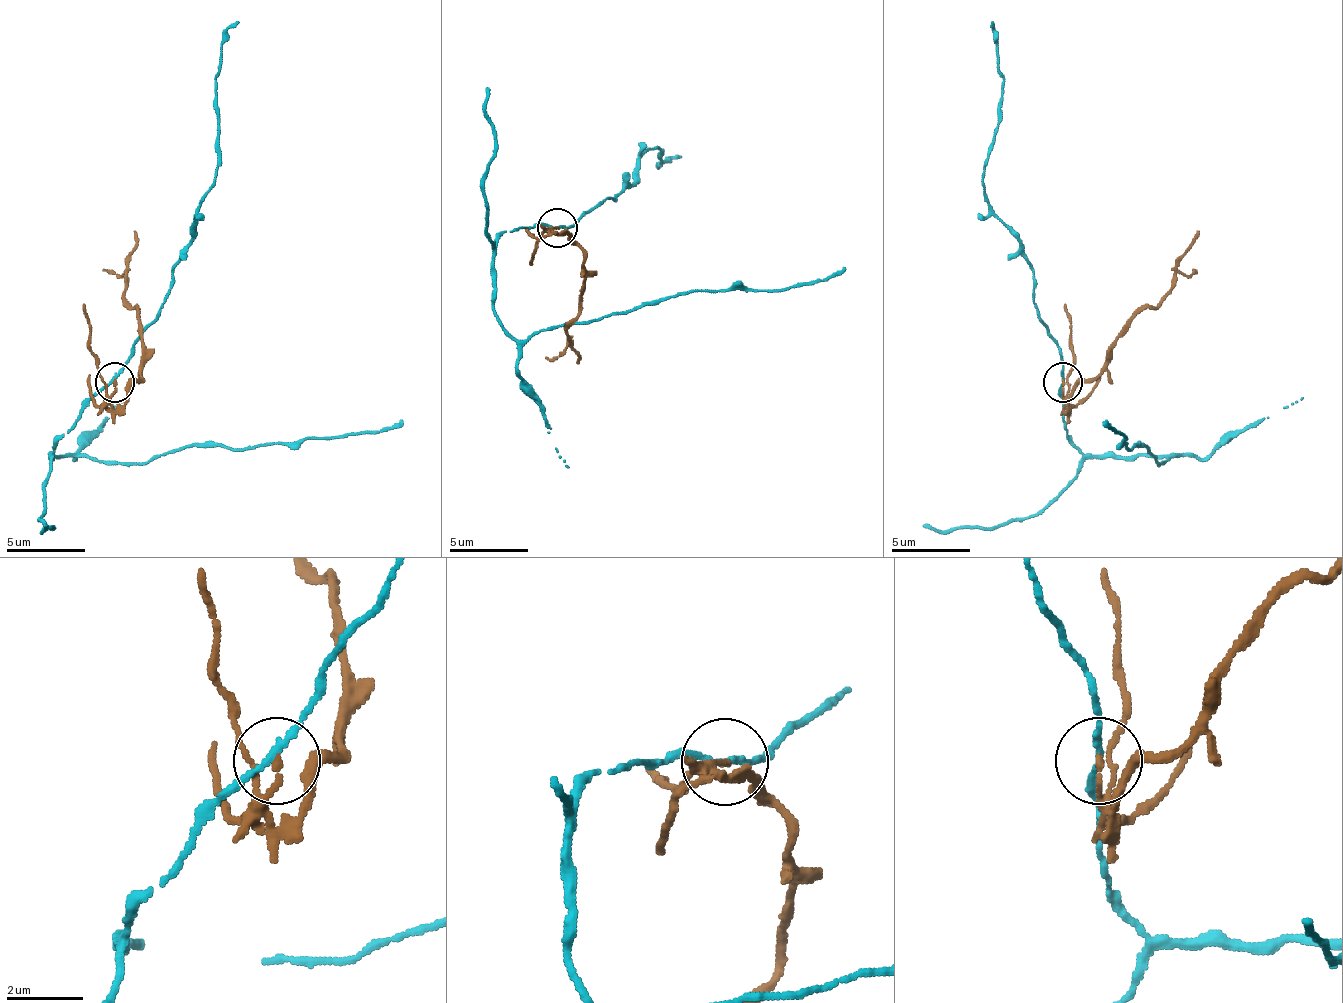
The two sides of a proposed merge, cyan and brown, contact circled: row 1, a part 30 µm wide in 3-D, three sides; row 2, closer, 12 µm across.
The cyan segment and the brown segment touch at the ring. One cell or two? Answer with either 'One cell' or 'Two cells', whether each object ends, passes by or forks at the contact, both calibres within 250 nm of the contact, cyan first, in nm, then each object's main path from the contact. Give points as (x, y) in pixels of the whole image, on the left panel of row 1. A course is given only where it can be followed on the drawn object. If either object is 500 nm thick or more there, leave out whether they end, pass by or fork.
Two cells. At the ring cyan passes by. At the ring brown ends. Thickness 140 nm (cyan) against 150 nm. Course of cyan: (116, 381), (53, 448), (53, 456), (147, 464), (194, 444), (253, 444), (348, 436), (383, 432), (403, 424). Course of brown: (116, 381), (112, 401), (120, 405), (139, 377), (143, 361), (143, 326), (124, 290), (135, 231)

